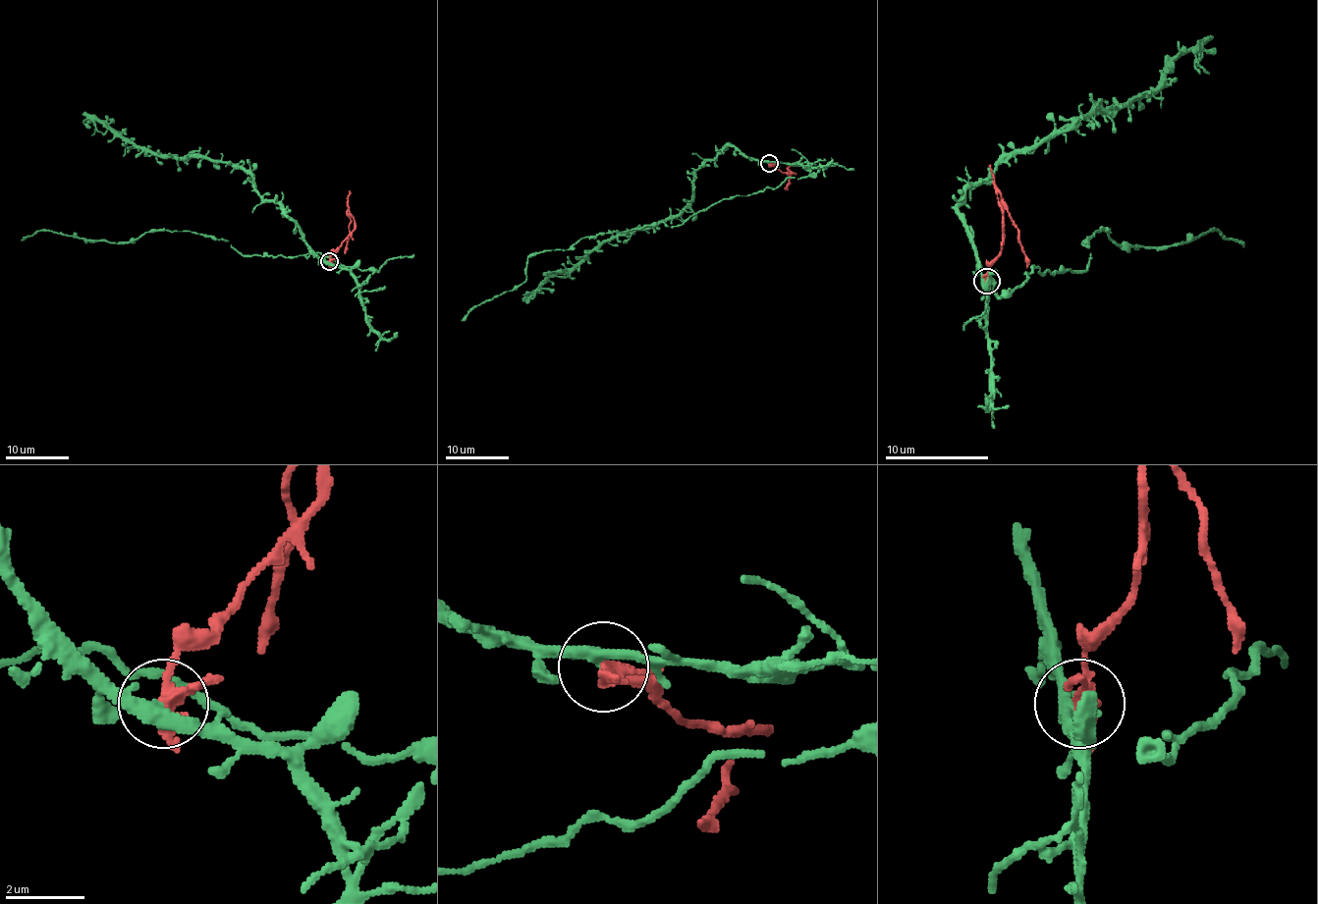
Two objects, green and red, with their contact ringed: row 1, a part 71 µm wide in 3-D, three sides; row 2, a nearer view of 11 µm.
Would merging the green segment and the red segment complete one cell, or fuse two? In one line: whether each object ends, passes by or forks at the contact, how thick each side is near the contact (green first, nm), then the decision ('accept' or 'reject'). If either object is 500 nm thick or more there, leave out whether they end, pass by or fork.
green forks | red forks | 280/280 nm | reject

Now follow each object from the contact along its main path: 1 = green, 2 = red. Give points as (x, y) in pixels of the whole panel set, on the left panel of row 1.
1: (329, 262), (359, 284), (379, 270), (318, 252), (241, 254), (201, 234), (127, 242), (37, 230), (22, 241)
2: (329, 262), (333, 252), (354, 230), (352, 217), (344, 254)

